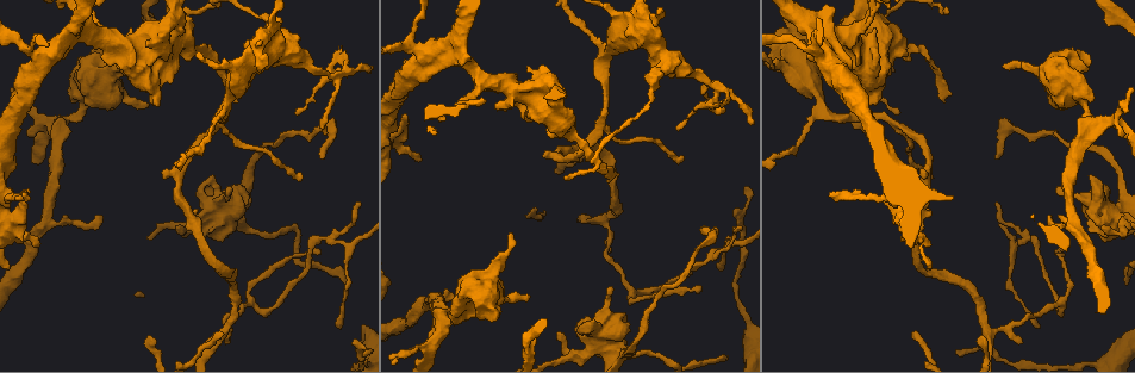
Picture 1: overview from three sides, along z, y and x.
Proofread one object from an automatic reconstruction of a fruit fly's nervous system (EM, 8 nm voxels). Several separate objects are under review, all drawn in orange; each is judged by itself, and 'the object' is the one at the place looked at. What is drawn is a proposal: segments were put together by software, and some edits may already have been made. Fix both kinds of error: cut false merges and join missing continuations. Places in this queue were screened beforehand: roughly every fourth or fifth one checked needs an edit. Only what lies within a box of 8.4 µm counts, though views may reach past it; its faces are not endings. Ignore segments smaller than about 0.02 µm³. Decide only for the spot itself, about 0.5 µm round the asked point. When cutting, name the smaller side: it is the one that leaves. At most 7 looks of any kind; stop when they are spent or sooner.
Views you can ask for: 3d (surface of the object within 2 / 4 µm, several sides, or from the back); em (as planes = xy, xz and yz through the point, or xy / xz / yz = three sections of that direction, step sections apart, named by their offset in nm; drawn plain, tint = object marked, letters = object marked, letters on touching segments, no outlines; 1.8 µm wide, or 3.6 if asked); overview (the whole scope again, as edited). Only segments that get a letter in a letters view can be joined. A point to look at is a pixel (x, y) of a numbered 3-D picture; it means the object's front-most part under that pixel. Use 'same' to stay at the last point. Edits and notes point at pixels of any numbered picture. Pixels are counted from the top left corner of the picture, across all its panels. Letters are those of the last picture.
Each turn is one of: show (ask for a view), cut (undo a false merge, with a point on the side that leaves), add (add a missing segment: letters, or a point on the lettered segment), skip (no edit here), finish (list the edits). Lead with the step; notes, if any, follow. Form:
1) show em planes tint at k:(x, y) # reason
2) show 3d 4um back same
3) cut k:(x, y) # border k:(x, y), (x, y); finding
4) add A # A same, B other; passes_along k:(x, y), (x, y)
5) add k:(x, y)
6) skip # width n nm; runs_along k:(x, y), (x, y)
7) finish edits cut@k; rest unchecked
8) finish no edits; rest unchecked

show em planes letters at 1:(335, 53) # an open end

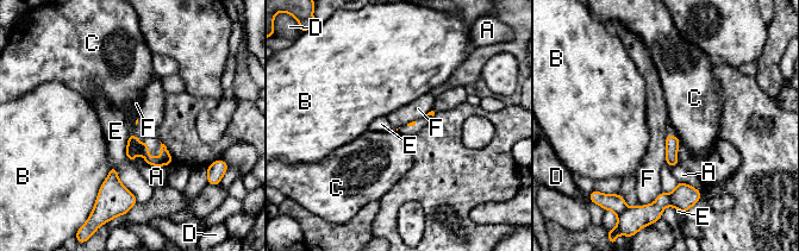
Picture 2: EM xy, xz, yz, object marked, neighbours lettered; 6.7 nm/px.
skip # A other, B other, C other, D other, E other, F other; border 2:(667, 132), (665, 162); no lettered segment goes on from it

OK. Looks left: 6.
show em xz step 8 tint at 1:(996, 158)

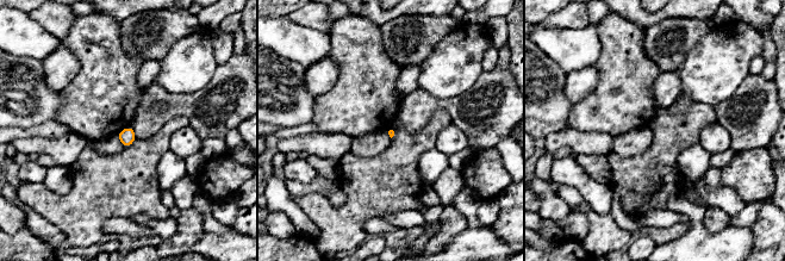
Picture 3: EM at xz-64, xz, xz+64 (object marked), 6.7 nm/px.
show em planes letters same

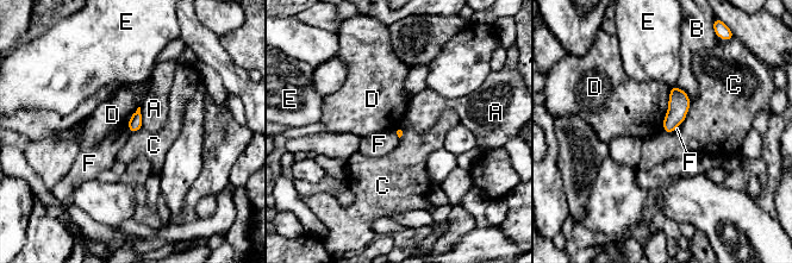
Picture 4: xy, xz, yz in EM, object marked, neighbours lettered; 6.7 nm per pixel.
skip # A other, B other, C other, D other, E other, F other; border 4:(691, 102), (686, 117), (680, 125); none of them fits

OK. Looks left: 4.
show em 3.6um planes letters at 1:(636, 20) # calibre changes

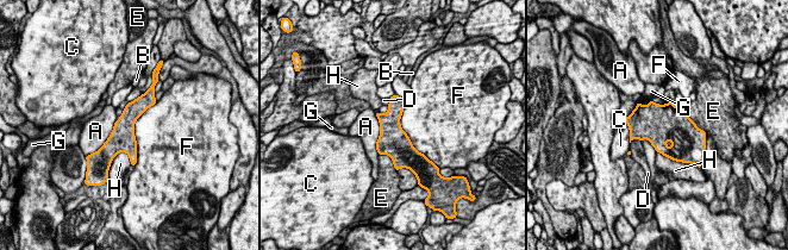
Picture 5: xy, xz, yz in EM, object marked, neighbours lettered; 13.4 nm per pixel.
skip # A other, B other, C other, D other, E other, F other, G other, H other; border 5:(157, 101), (135, 123), (133, 167); continuous, no second neuron

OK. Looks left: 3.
finish no edits; rest unchecked

